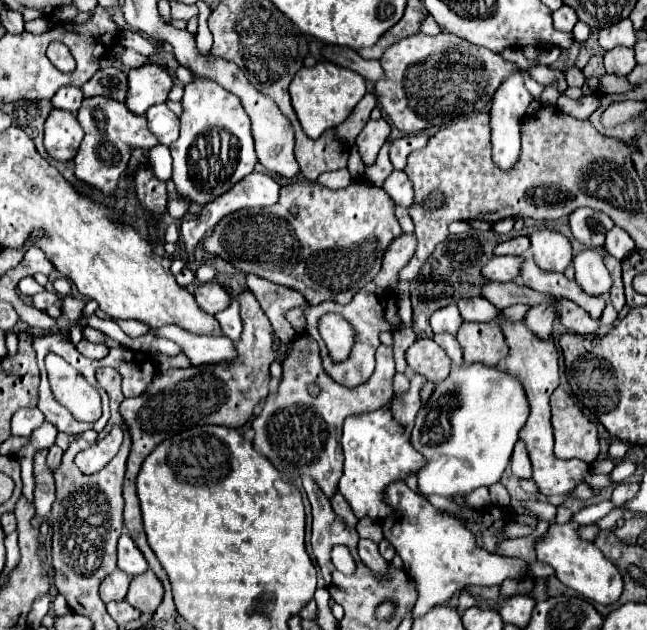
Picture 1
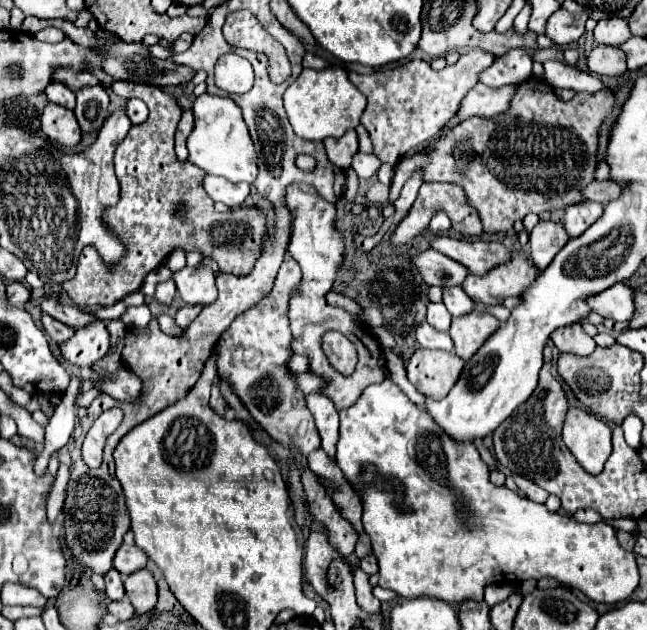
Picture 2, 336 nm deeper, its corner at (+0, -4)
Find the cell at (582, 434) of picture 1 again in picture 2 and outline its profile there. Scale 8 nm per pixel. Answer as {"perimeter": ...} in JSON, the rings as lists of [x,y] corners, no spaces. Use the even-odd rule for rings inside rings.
{"perimeter":[[[581,408],[567,410],[563,442],[589,474],[599,474],[613,450],[611,428],[607,422]]]}

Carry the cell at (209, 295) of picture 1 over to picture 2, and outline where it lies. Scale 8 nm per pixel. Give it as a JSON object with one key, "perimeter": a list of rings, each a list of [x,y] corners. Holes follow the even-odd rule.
{"perimeter":[[[185,266],[183,270],[173,274],[173,280],[185,304],[213,304],[217,298],[215,272],[209,266],[203,268]]]}

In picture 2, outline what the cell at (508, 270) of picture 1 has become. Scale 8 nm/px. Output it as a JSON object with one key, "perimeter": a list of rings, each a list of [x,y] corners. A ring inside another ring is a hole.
{"perimeter":[[[423,250],[423,252],[413,252],[413,254],[405,254],[405,258],[411,260],[411,264],[415,266],[415,270],[421,274],[423,282],[427,282],[427,286],[459,286],[465,276],[469,274],[467,268],[435,250]]]}

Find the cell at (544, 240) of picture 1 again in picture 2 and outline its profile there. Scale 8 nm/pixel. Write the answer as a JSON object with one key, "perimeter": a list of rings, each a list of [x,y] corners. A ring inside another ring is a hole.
{"perimeter":[[[539,222],[531,232],[529,232],[529,250],[535,266],[539,270],[545,270],[555,254],[567,244],[569,236],[559,222]]]}

